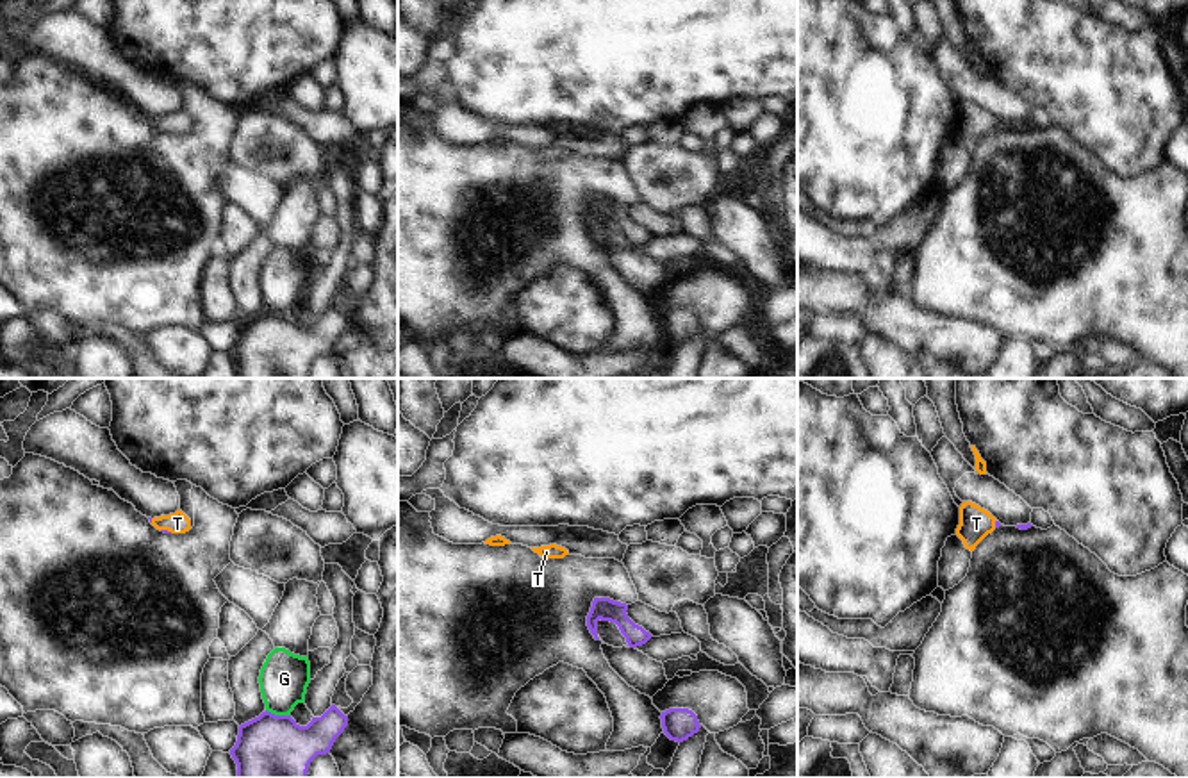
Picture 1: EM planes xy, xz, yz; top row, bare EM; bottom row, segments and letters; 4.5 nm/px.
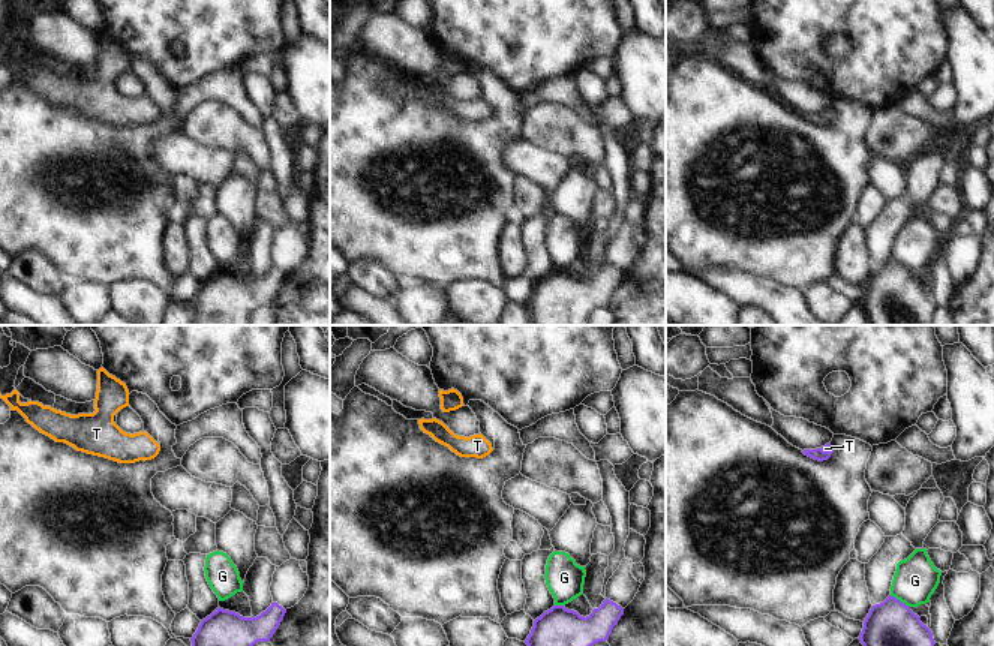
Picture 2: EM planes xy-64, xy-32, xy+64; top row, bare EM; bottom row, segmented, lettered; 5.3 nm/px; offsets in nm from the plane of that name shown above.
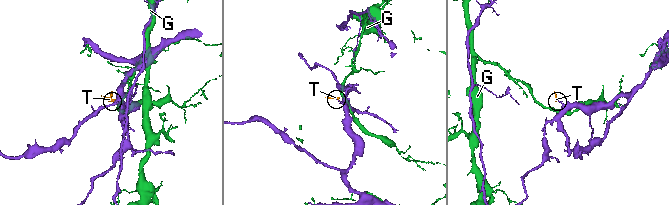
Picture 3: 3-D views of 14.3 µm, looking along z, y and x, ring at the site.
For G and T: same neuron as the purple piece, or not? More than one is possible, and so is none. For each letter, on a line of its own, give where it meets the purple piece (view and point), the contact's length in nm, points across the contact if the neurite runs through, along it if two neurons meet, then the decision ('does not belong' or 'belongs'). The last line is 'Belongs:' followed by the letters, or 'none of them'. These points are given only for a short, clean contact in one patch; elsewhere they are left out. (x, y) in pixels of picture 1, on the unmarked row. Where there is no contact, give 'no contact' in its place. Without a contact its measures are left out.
G: xy (279, 316) | 120 nm | does not belong
T: xy (166, 131) | 60 nm | across xy (161, 131), (166, 131), (177, 124) | belongs
Belongs: T

